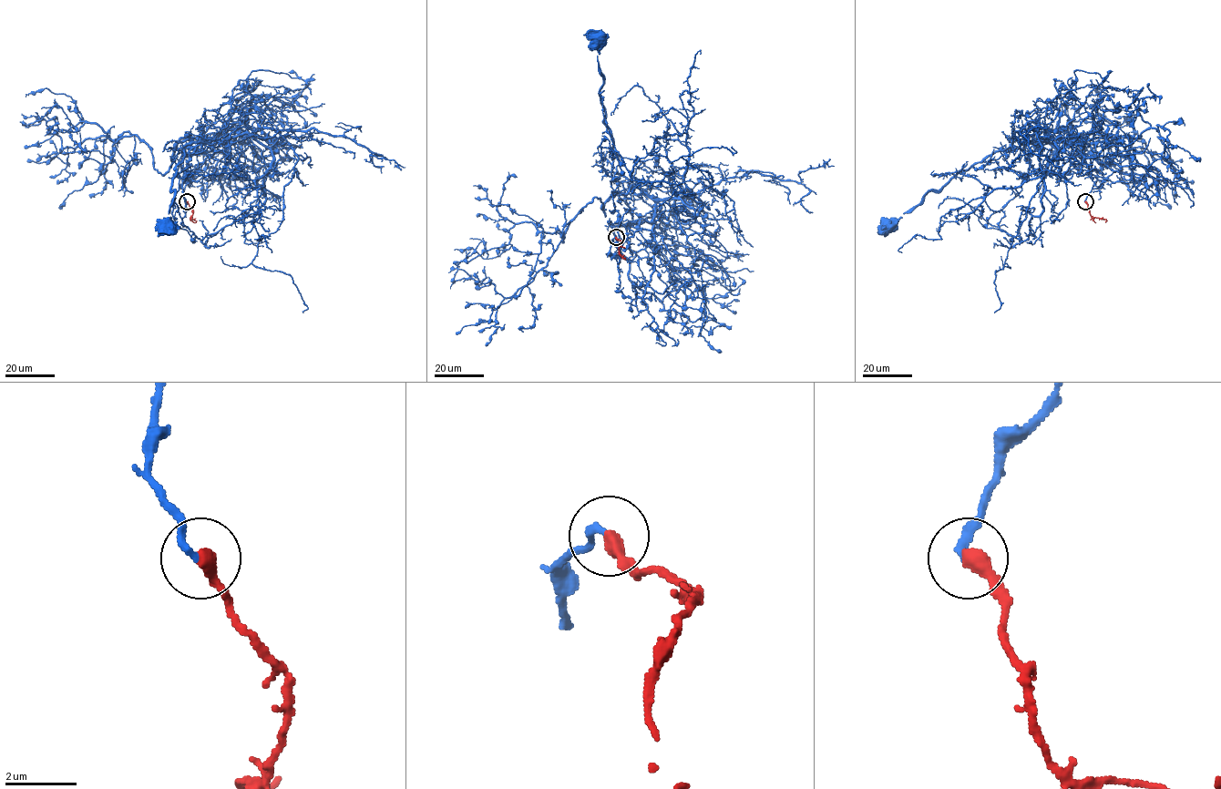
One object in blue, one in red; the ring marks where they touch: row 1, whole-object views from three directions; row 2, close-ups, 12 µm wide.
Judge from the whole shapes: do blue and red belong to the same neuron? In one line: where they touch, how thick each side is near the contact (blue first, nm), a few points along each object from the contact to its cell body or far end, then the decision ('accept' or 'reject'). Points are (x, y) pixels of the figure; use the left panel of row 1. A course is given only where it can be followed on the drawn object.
place (187, 201); calibres 200 and 440 nm; course blue (187, 202), (184, 190), (197, 167), (222, 150), (226, 138), (184, 147), (170, 189), (174, 191), (167, 226); course red (187, 202), (191, 210), (190, 218), (195, 222); accept

